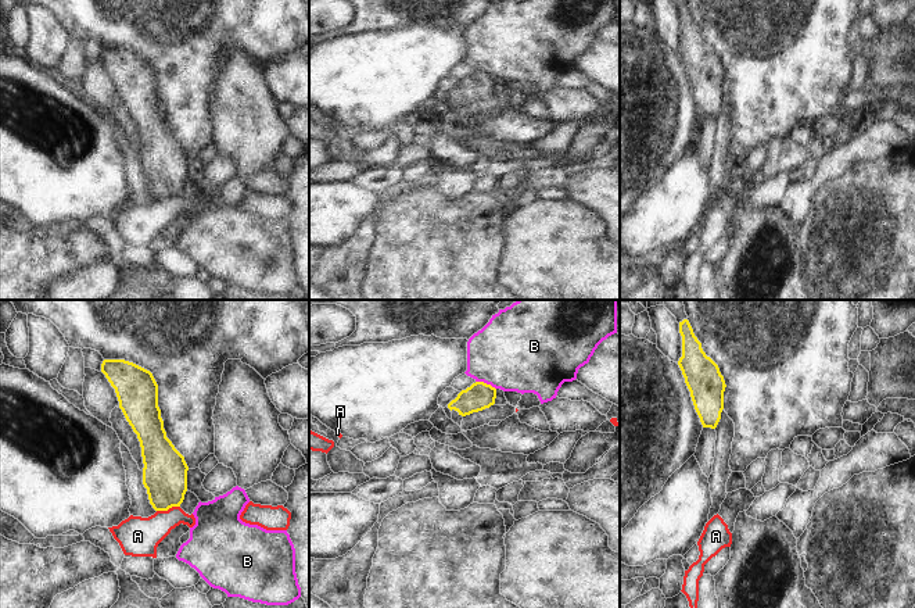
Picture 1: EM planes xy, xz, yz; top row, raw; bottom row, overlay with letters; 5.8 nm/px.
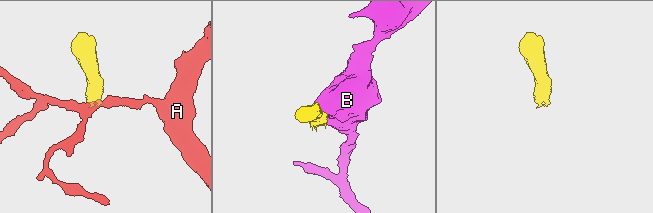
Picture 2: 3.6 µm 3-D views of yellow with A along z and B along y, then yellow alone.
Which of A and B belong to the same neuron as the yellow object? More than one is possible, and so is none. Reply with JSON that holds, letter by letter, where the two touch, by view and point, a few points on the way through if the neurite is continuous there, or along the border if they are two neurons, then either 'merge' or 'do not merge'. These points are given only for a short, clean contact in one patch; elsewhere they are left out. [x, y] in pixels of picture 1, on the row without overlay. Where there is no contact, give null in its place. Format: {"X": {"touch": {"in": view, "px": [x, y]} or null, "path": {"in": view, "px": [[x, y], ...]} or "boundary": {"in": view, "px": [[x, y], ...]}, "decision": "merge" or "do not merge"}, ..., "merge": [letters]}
{"A": {"touch": {"in": "xy", "px": [168, 197]}, "boundary": {"in": "xy", "px": [[179, 195], [157, 200]]}, "decision": "do not merge"}, "B": {"touch": {"in": "xz", "px": [485, 72]}, "boundary": {"in": "xz", "px": [[476, 70], [490, 72], [495, 78]]}, "decision": "do not merge"}, "merge": []}

